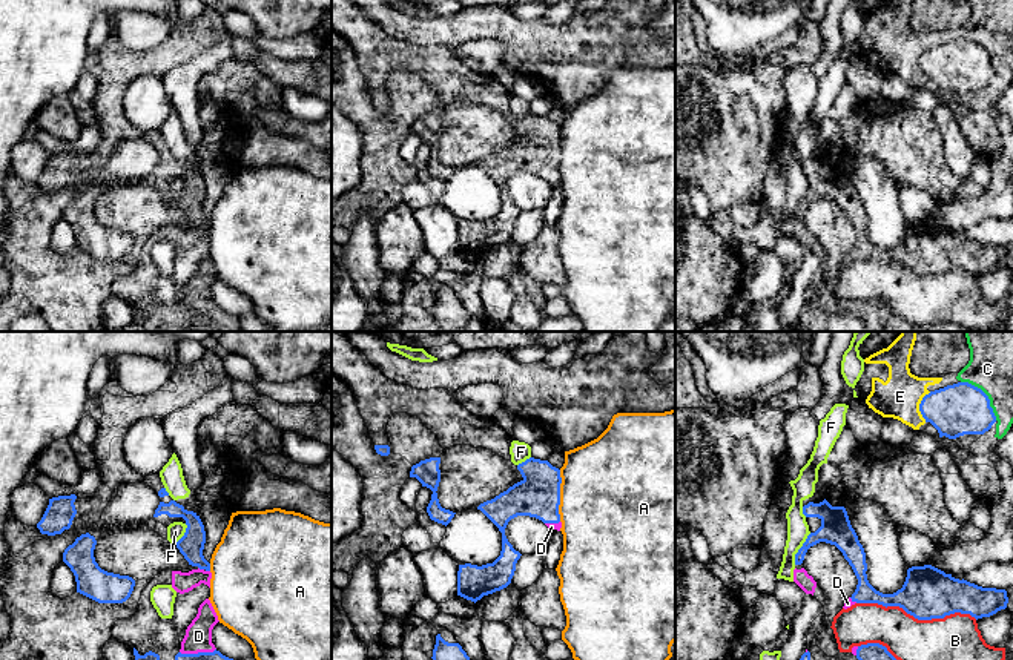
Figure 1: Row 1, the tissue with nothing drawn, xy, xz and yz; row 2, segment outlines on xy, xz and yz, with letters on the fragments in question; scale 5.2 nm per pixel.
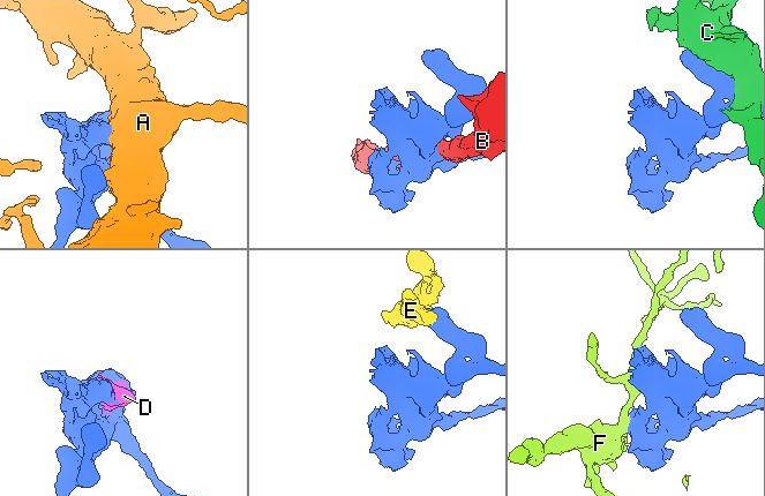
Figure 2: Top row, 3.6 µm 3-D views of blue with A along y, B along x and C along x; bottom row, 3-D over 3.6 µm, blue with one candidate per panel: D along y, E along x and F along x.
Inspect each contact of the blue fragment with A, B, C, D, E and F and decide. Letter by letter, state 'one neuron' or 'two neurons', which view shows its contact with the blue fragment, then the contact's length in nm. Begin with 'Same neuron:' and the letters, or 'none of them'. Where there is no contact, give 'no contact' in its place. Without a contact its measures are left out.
Same neuron: D
A: two neurons; contact in xz; length 280 nm
B: two neurons; contact in yz; length 650 nm
C: two neurons; contact in yz; length 280 nm
D: one neuron; contact in xy; length 190 nm
E: two neurons; contact in yz; length 160 nm
F: two neurons; contact in yz; length 190 nm

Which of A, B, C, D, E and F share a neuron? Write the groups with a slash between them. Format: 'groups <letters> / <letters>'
groups A / B / C E / D / F

